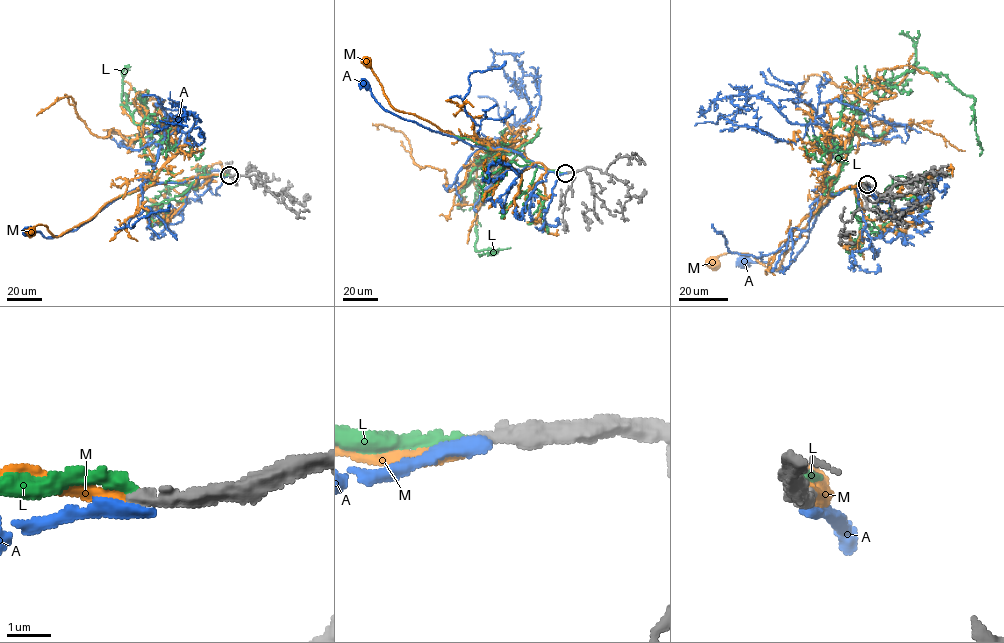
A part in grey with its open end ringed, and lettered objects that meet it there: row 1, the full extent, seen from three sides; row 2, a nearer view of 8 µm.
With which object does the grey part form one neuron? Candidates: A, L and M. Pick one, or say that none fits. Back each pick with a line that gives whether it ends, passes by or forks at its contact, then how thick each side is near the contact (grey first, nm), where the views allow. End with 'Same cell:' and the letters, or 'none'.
M: It ends there. Thickness 320 nm (grey) against 320 nm
Same cell: M

